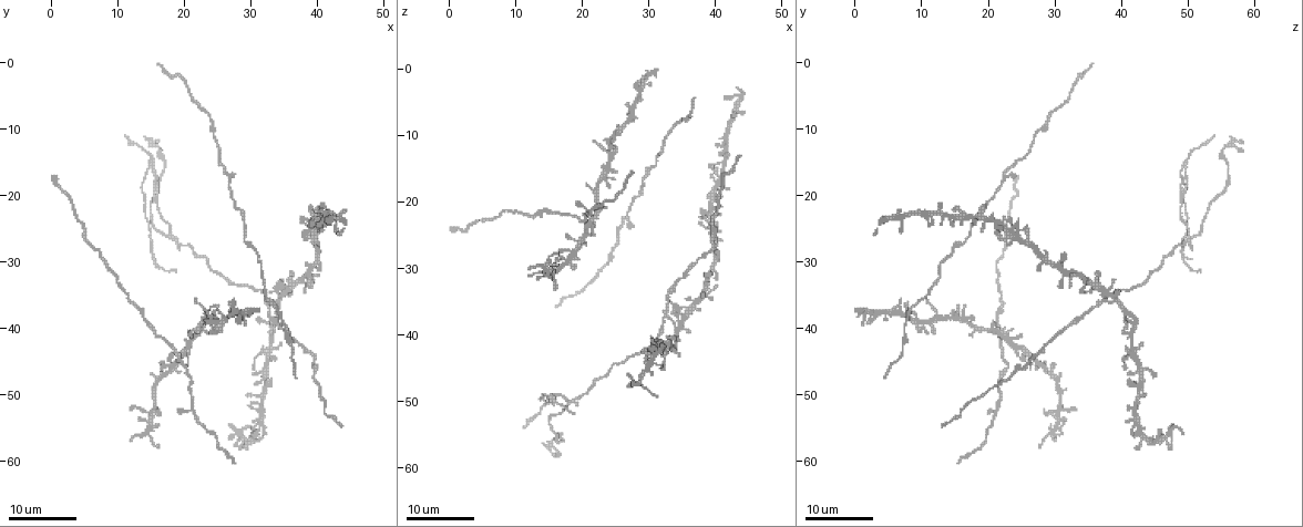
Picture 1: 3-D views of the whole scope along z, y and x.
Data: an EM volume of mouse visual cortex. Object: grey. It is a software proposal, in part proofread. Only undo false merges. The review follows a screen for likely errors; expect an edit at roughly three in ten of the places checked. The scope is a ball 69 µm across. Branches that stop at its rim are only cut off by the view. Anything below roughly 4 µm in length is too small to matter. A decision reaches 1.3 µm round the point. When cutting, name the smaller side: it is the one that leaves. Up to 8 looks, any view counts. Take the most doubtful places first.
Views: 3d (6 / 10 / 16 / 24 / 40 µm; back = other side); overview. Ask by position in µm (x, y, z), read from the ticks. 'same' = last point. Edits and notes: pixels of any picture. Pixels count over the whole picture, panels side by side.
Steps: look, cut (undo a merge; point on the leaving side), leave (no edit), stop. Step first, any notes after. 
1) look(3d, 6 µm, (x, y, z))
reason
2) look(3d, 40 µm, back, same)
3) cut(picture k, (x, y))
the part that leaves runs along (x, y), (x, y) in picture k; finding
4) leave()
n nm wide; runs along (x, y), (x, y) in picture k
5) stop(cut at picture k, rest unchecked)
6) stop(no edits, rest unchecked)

look(3d, 24 µm, (17.5, 26.5, 50.5))

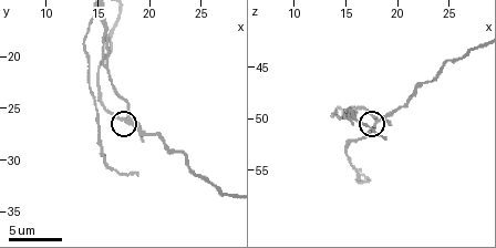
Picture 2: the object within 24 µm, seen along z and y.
look(3d, 10 µm, (17.8, 26.2, 50.4))

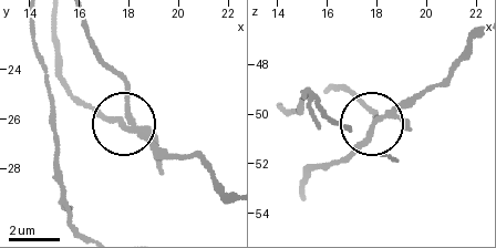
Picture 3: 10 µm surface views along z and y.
cut(picture 3, (407, 126))
190 nm wide; the part that leaves runs along (143, 128), (125, 86), (85, 23) in picture 3; a second neuron is stuck on

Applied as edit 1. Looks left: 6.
look(overview)

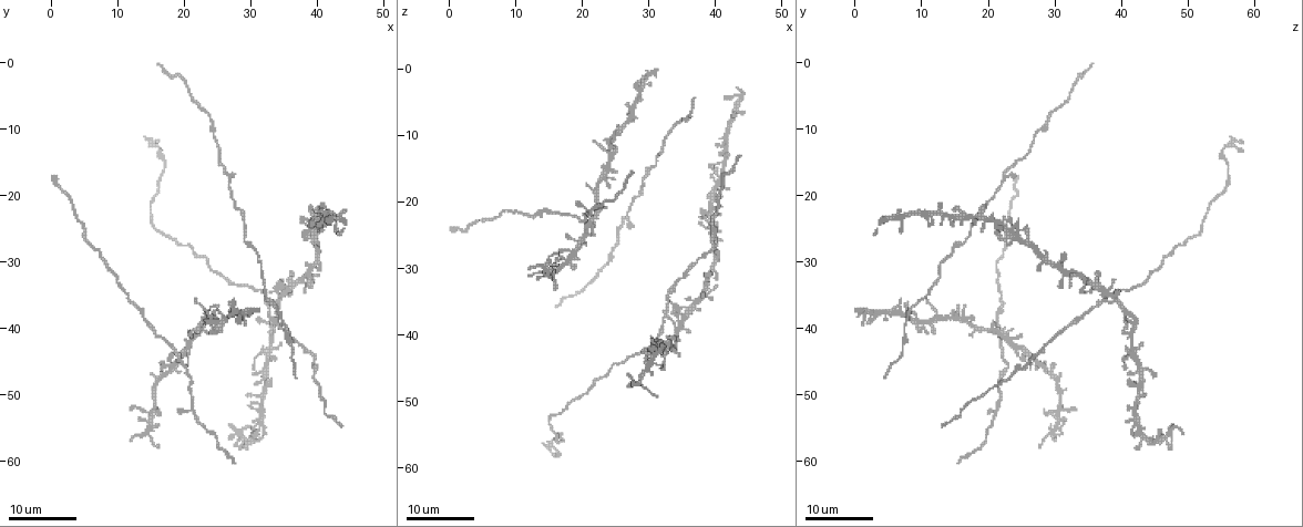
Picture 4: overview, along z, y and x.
look(3d, 24 µm, (32.0, 36.0, 37.0))
three arms meet

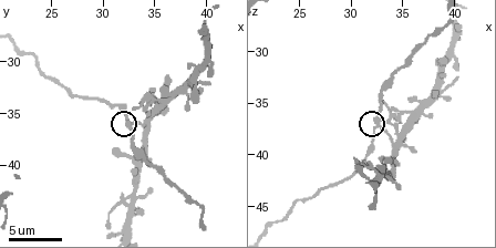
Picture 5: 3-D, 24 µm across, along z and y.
look(3d, 10 µm, (32.6, 36.0, 36.8))
zoom in

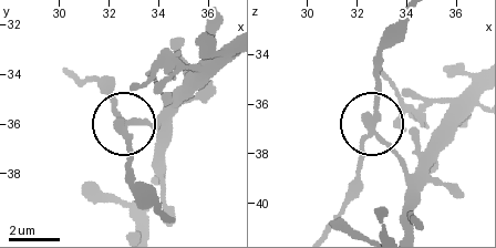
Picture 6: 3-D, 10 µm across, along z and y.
leave()
3 arms; all the same neuron

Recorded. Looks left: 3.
look(3d, 24 µm, (21.0, 43.5, 24.5))

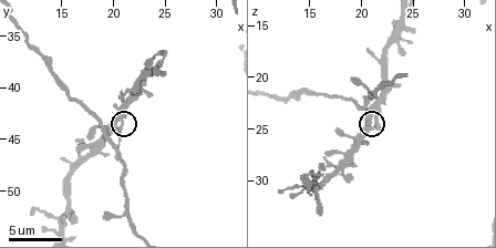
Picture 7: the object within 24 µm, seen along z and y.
look(3d, 10 µm, same)
zoom in

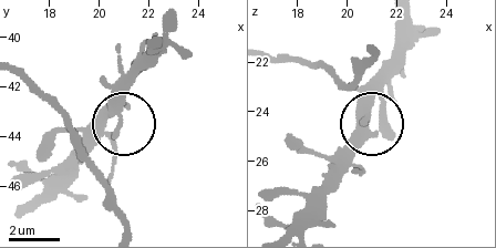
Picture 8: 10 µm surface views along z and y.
leave()
3 arms; continuous, no second neuron

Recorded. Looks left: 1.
look(3d, 6 µm, (32.4, 43.6, 41.6))
four or more arms meet

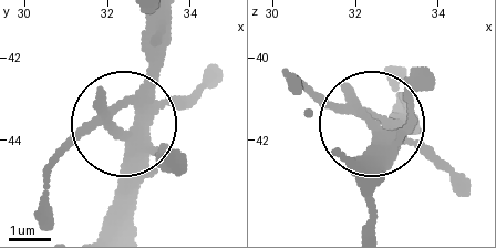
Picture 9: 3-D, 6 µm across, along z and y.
leave()
320 nm wide; runs along (165, 20), (144, 104), (91, 128), (52, 164) in picture 9; all the same neuron

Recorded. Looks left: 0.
stop(cut at picture 3, rest unchecked)

